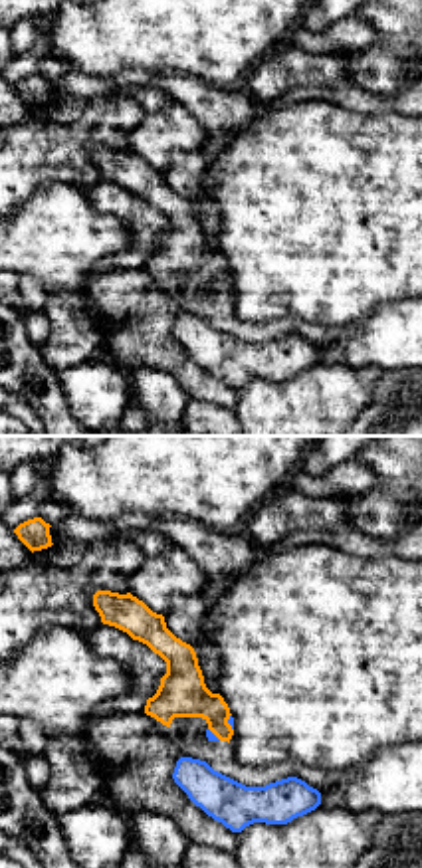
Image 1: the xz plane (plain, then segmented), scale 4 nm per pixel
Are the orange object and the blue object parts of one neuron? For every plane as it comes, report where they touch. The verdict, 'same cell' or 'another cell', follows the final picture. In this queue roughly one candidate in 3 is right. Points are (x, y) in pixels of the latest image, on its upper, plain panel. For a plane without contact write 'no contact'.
meets orange at (226, 278)

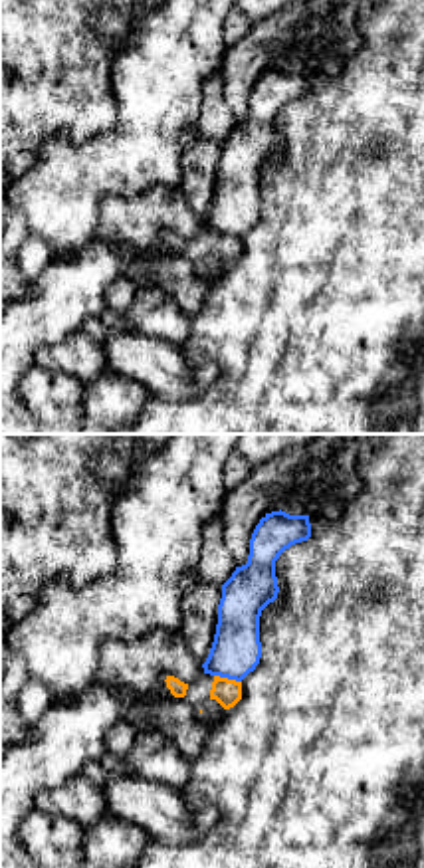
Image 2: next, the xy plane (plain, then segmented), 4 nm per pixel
meets orange at (226, 234)

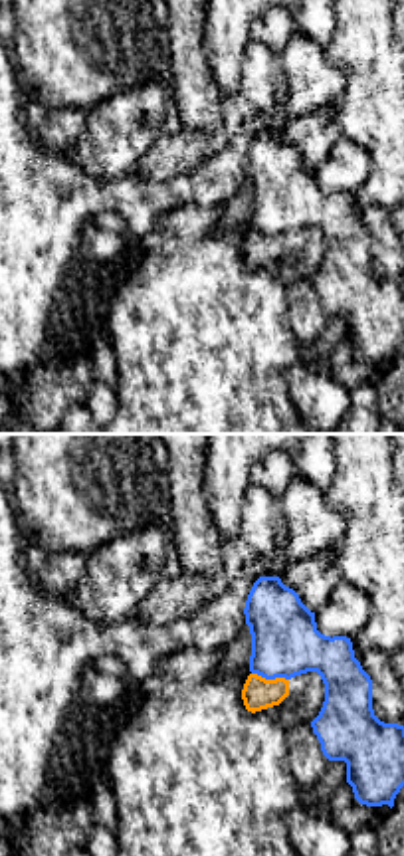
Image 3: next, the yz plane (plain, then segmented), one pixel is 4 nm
meets orange at (270, 236)

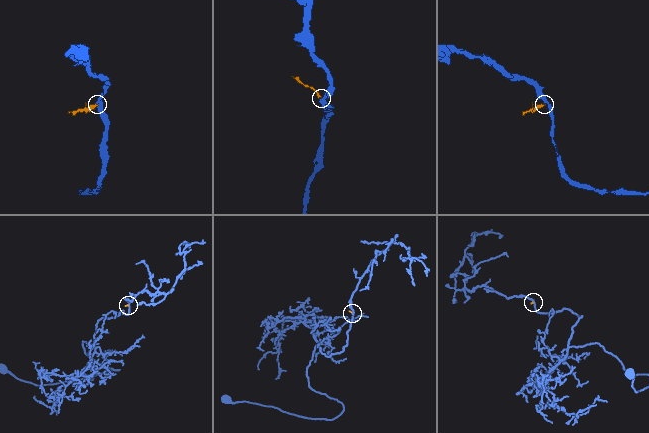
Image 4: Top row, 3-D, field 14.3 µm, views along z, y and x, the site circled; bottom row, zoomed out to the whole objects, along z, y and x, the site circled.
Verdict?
another cell

